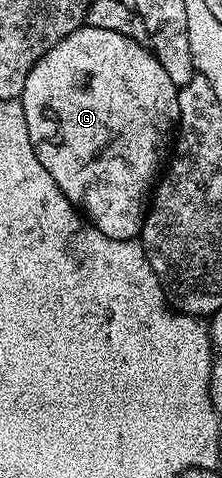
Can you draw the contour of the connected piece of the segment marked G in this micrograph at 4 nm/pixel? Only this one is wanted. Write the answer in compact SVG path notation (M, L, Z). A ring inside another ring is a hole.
M85 25L52 45L28 73L20 98L36 157L48 169L48 177L56 181L60 193L104 237L138 239L141 236L148 196L160 178L176 138L180 117L178 89L146 43L124 37L124 33L112 33L112 29Z

